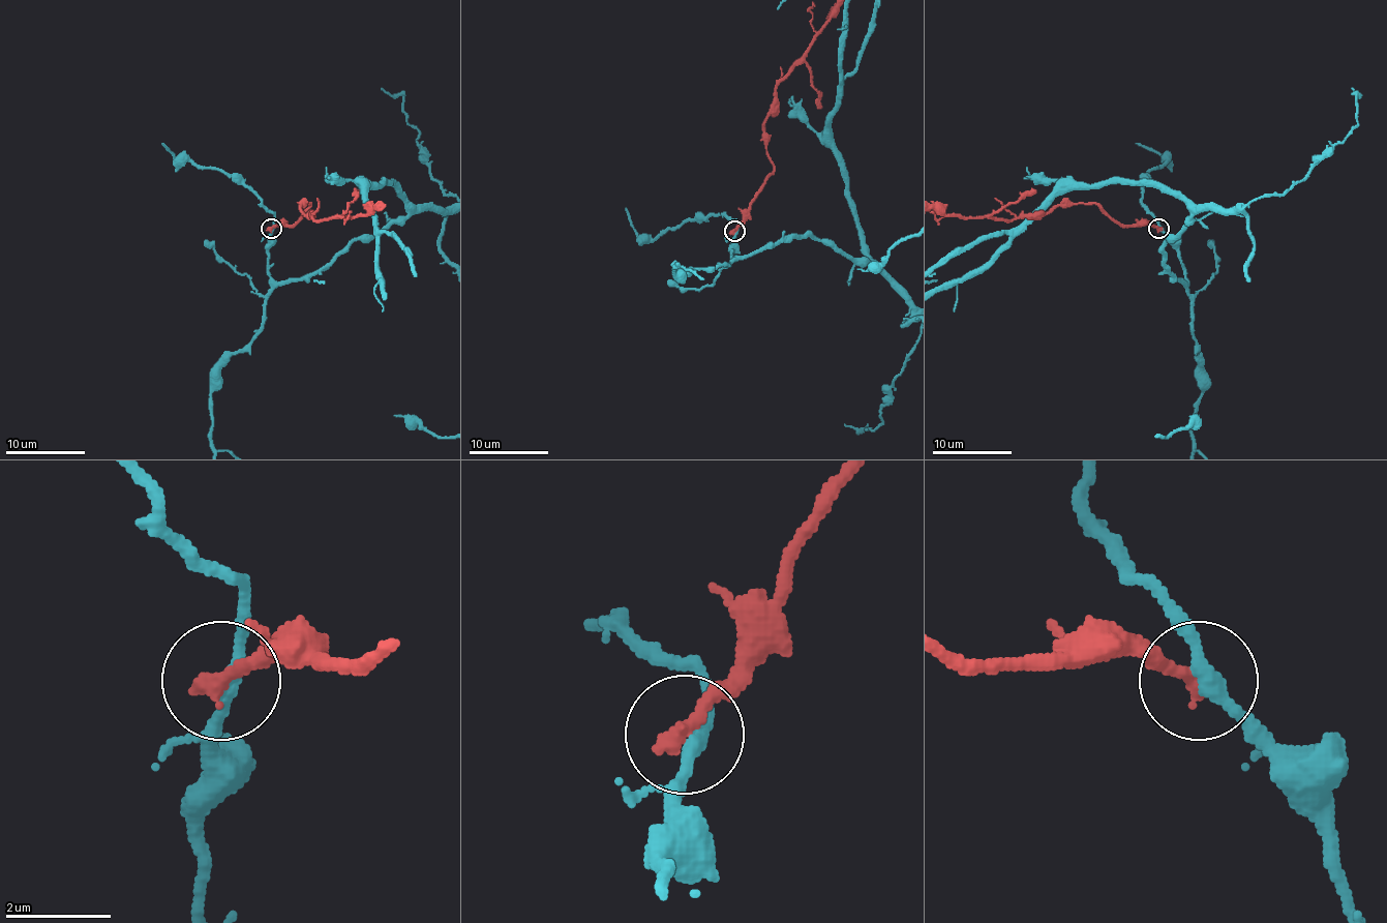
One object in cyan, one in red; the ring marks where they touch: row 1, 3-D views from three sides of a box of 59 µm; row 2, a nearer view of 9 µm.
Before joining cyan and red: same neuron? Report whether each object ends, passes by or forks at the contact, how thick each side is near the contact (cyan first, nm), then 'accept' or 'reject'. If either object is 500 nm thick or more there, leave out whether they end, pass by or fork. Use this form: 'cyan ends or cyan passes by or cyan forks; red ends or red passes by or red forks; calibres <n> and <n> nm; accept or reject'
cyan passes by; red ends; calibres 260 and 360 nm; reject

